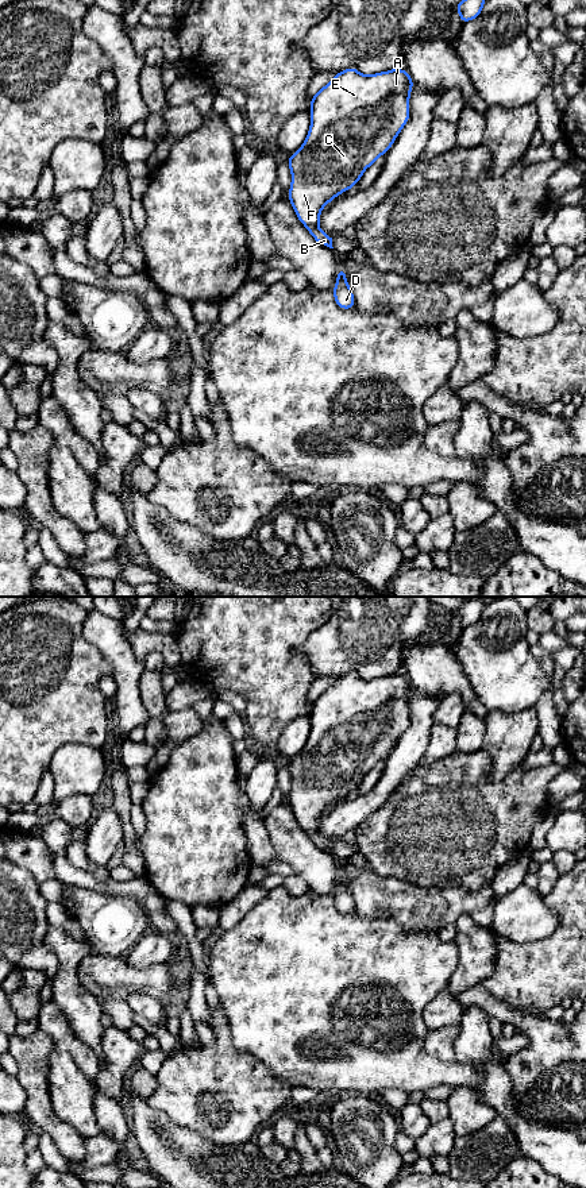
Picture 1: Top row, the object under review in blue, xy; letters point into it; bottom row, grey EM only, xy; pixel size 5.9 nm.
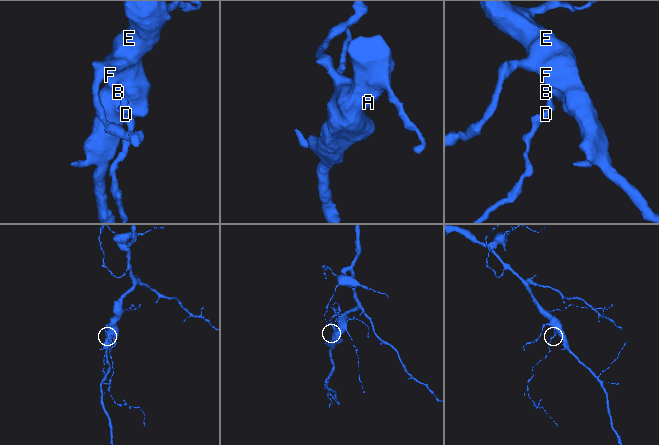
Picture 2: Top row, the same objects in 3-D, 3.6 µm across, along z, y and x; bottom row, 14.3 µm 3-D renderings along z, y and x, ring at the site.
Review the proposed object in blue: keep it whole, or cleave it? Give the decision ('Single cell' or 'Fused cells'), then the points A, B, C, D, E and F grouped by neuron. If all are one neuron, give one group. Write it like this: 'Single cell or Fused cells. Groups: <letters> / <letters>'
Single cell. Groups: A B C D E F

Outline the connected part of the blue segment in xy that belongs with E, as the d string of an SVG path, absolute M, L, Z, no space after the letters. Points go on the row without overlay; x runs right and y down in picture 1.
M356 672L339 676L311 703L311 733L302 751L286 765L292 776L289 806L315 845L329 853L332 842L319 833L321 814L351 794L363 776L388 757L409 725L413 686L398 672L363 680Z

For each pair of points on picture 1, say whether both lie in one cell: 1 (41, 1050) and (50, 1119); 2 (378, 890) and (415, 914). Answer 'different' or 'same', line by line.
1: same
2: same

